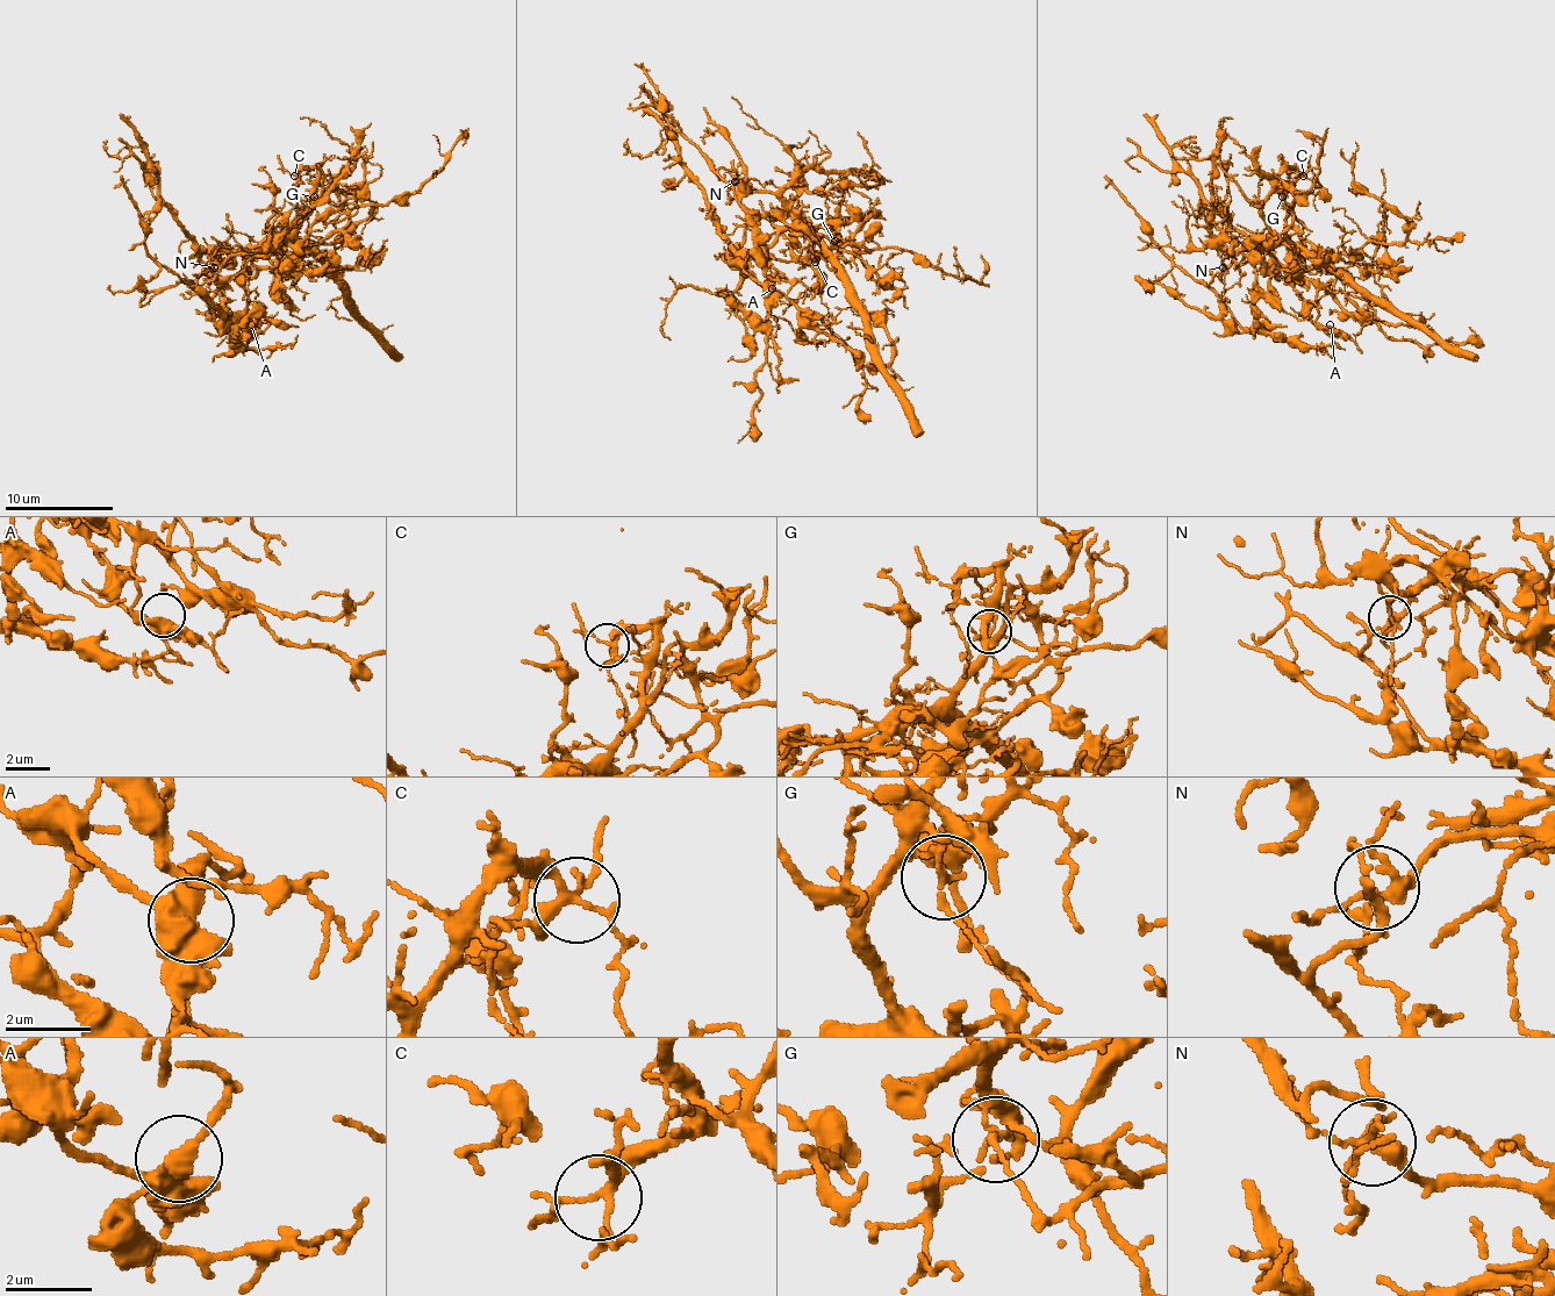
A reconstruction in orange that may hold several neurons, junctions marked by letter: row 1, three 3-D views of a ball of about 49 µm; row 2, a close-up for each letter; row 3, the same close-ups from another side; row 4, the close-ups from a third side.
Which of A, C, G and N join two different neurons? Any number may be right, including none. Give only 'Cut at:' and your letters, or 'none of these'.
Cut at: G, N

